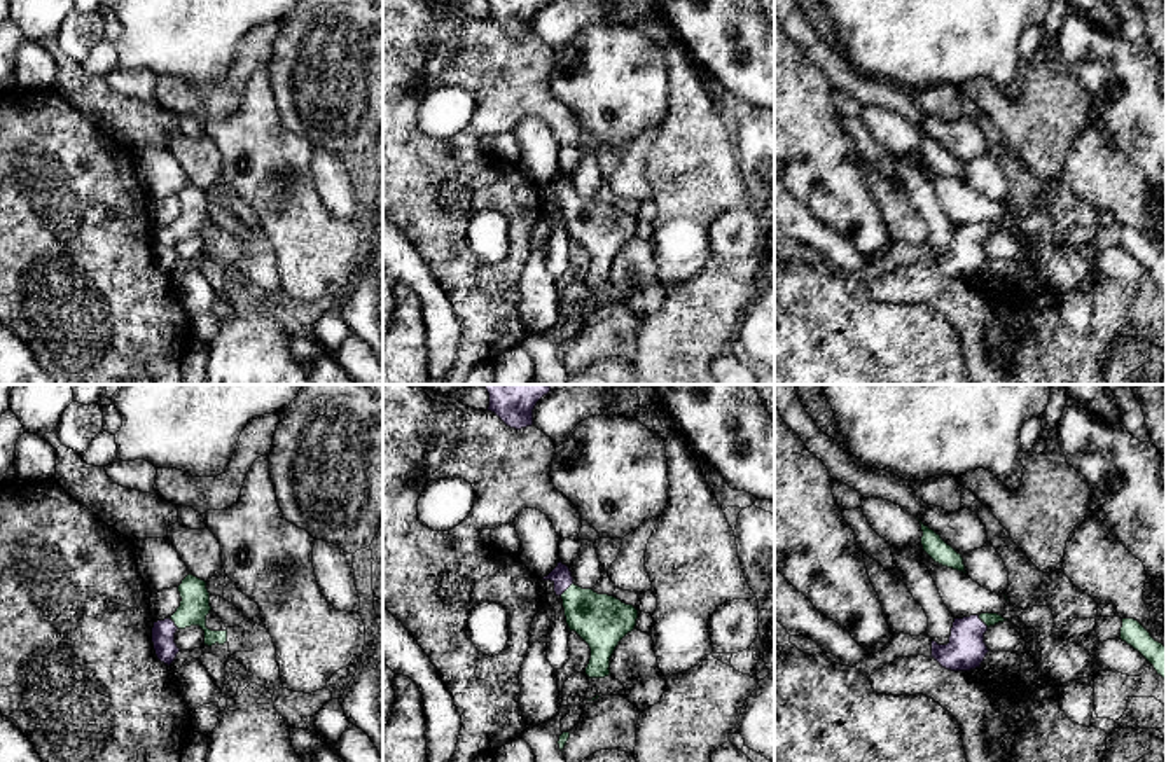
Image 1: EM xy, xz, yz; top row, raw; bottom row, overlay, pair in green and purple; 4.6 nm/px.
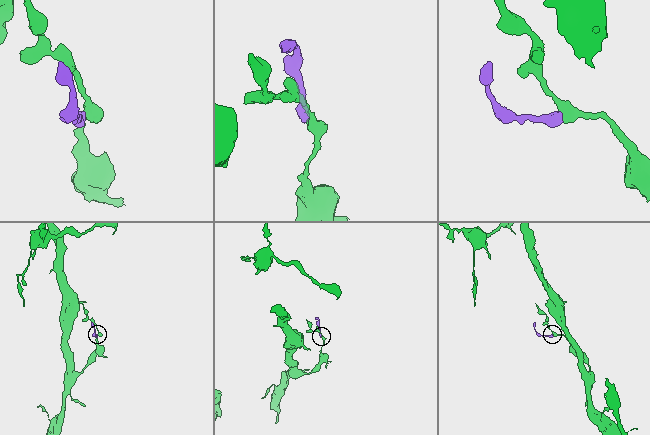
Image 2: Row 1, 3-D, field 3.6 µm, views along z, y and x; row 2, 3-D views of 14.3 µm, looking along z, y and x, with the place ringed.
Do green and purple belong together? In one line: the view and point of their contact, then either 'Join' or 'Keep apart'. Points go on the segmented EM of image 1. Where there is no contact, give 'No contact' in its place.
Touches green at xz (567, 589). Join

